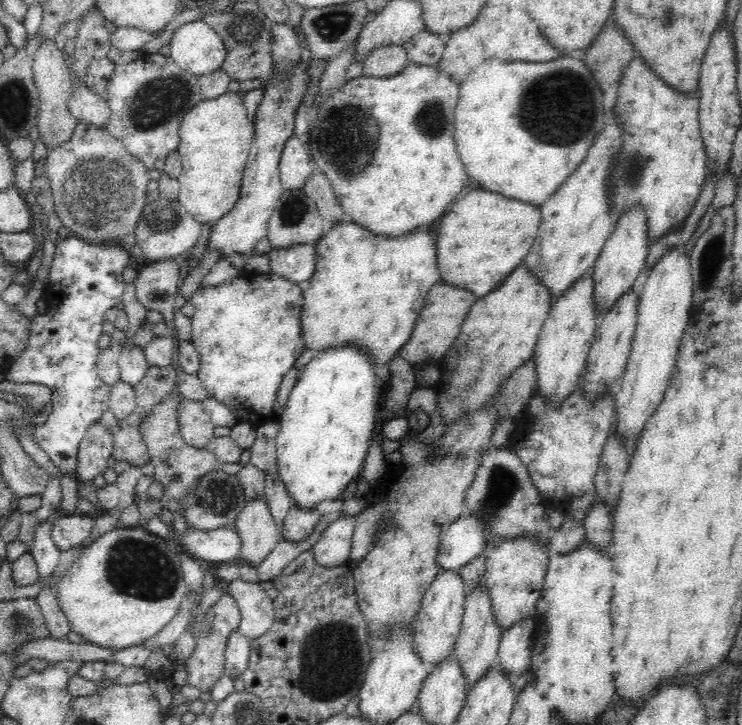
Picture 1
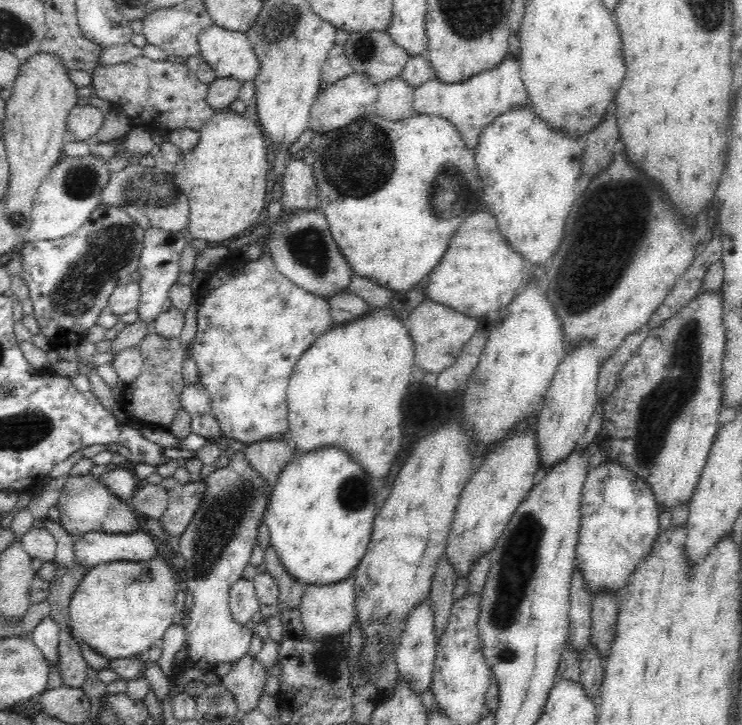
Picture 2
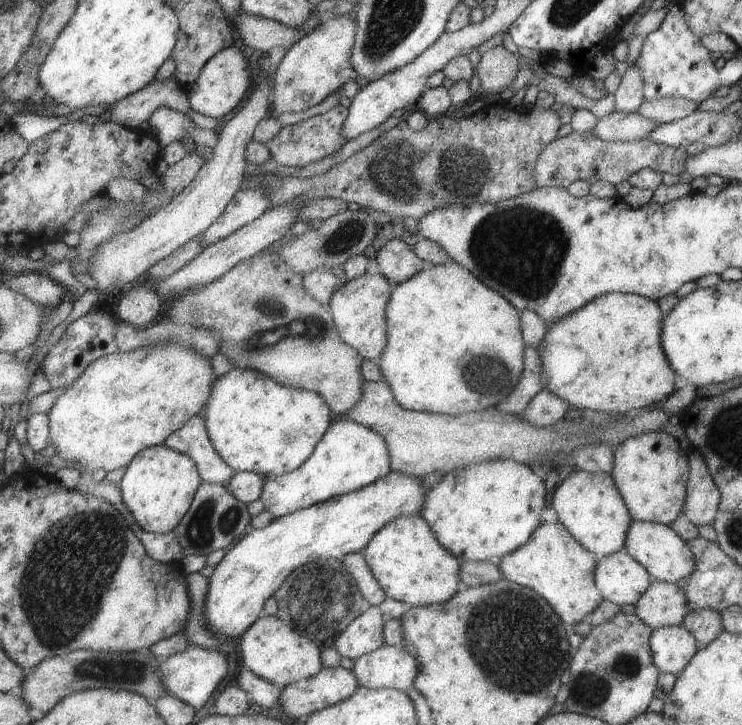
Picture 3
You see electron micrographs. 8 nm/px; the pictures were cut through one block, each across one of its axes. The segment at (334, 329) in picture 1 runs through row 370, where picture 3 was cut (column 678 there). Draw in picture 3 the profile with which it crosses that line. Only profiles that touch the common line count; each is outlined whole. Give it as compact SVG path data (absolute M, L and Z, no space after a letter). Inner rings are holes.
M616 291L597 296L583 307L577 308L575 311L570 311L570 314L563 316L562 319L555 320L552 324L547 324L544 343L540 343L536 348L542 363L542 384L545 385L546 389L552 391L558 398L565 400L572 407L583 409L584 411L586 408L589 408L594 412L610 412L610 408L612 408L612 414L616 414L616 416L618 416L618 414L626 414L628 410L636 411L636 408L639 410L644 408L644 406L650 406L650 402L652 402L652 404L654 404L654 402L662 402L662 400L668 398L681 383L678 374L672 370L667 356L664 354L664 349L662 348L661 332L664 317L665 315L662 314L658 303L642 295Z

